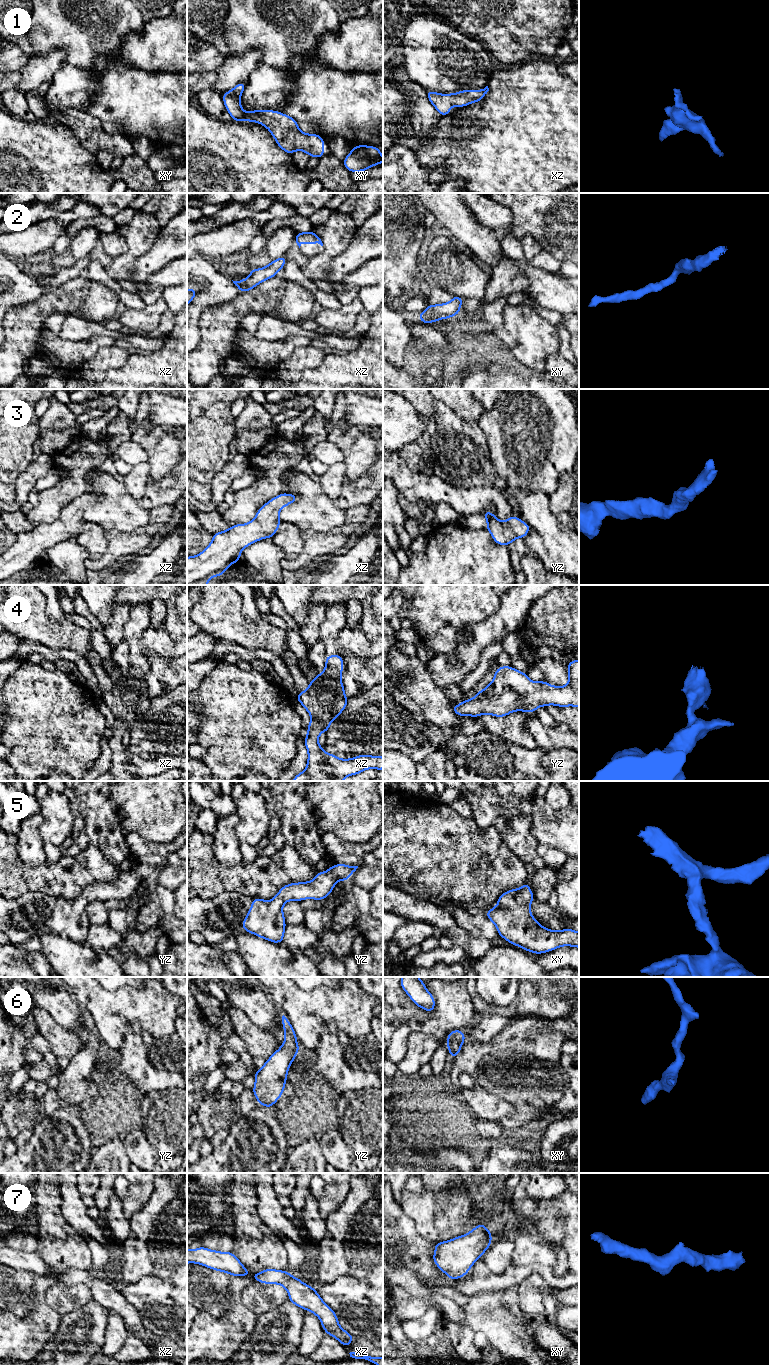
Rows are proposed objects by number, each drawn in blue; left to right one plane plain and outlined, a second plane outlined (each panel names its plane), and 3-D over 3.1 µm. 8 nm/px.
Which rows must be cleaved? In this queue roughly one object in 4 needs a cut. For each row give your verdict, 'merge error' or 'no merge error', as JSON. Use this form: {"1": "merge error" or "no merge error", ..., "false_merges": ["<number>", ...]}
{"1": "no merge error", "2": "no merge error", "3": "no merge error", "4": "no merge error", "5": "no merge error", "6": "no merge error", "7": "no merge error", "false_merges": []}

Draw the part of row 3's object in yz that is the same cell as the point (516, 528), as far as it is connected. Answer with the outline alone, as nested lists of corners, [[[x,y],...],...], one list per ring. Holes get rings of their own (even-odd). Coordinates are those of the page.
[[[485,511],[482,515],[486,518],[486,529],[490,532],[494,542],[504,546],[511,544],[516,538],[523,539],[531,527],[517,516],[509,517],[501,522],[491,511]]]

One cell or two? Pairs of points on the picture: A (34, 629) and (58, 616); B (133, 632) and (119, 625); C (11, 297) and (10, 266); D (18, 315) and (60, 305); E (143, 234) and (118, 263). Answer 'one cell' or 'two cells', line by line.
A: two cells
B: two cells
C: one cell
D: one cell
E: one cell

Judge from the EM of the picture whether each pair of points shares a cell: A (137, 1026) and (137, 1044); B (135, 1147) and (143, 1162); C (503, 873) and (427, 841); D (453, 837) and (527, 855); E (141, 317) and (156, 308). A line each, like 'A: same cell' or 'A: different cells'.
A: different cells
B: same cell
C: same cell
D: different cells
E: same cell

